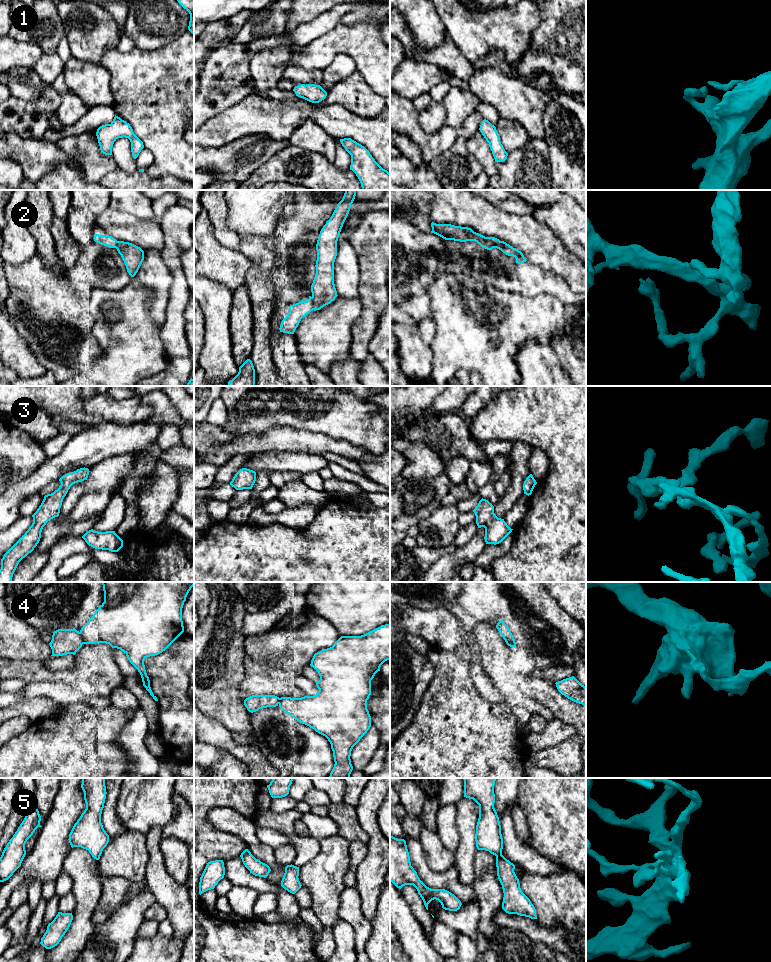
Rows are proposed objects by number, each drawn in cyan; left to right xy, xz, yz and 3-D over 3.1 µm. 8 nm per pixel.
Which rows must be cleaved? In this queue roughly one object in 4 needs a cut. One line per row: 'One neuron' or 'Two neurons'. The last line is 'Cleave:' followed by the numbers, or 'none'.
1: One neuron
2: Two neurons
3: One neuron
4: Two neurons
5: One neuron
Cleave: 2, 4

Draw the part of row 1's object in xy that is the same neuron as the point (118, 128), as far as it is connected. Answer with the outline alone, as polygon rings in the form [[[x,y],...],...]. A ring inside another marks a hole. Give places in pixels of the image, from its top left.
[[[114,117],[110,124],[105,124],[97,129],[96,136],[100,146],[100,150],[105,155],[112,155],[112,147],[118,138],[128,138],[131,142],[131,152],[136,159],[144,148],[143,142],[134,134],[129,123],[120,117]]]

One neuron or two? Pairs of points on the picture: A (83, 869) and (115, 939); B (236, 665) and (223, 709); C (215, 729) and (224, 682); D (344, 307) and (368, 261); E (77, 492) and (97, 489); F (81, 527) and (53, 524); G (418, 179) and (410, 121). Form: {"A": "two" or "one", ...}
{"A": "two", "B": "one", "C": "two", "D": "two", "E": "two", "F": "one", "G": "two"}

